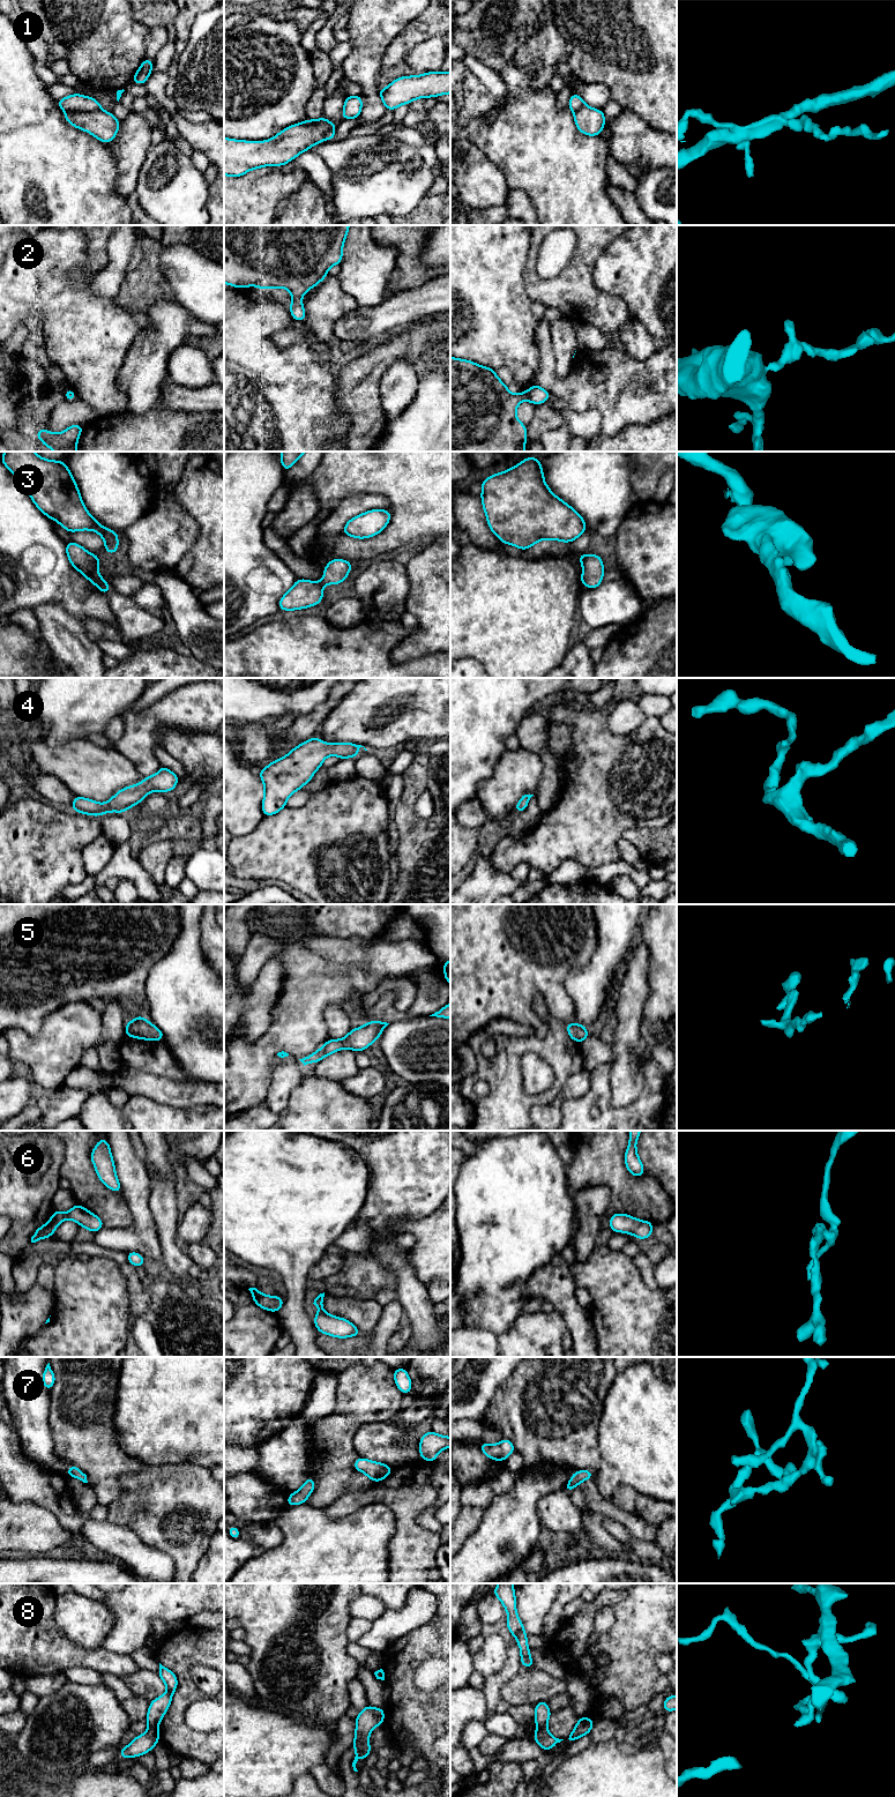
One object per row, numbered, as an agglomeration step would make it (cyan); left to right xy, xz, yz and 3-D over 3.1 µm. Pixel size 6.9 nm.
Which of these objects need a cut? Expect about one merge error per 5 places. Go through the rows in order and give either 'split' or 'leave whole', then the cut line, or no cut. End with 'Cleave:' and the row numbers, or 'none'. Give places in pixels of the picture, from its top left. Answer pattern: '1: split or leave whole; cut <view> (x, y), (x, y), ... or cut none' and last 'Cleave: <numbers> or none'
1: leave whole; cut none
2: leave whole; cut none
3: split; cut xz (319, 582), (322, 584)
4: leave whole; cut none
5: leave whole; cut none
6: leave whole; cut none
7: leave whole; cut none
8: split; cut xy (149, 1725), (157, 1728)
Cleave: 3, 8

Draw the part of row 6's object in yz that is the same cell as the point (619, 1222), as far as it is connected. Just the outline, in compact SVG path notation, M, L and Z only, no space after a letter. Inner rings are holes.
M613 1214L610 1216L610 1229L613 1232L634 1235L637 1239L647 1239L652 1235L654 1223L641 1221L627 1214Z

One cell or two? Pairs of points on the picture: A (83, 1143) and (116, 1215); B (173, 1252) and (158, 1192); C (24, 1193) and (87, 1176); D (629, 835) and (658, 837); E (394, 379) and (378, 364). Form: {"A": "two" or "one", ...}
{"A": "one", "B": "one", "C": "two", "D": "one", "E": "two"}

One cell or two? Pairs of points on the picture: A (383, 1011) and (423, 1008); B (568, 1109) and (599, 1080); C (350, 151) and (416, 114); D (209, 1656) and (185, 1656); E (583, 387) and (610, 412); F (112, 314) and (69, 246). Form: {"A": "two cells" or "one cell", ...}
{"A": "one cell", "B": "one cell", "C": "two cells", "D": "one cell", "E": "one cell", "F": "one cell"}

